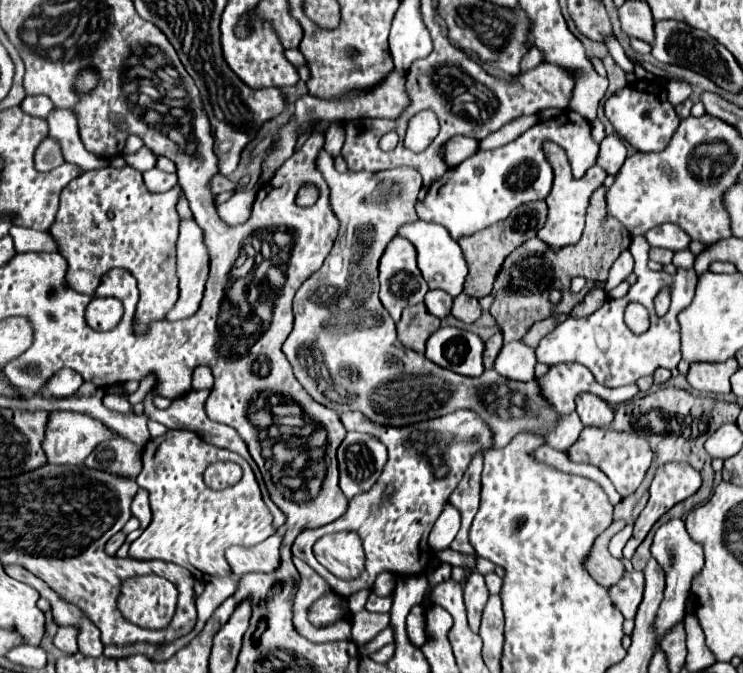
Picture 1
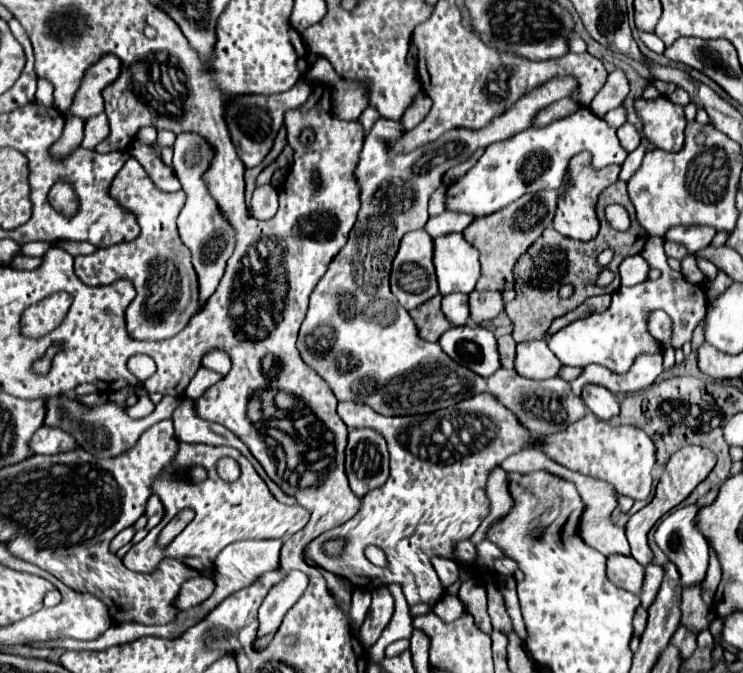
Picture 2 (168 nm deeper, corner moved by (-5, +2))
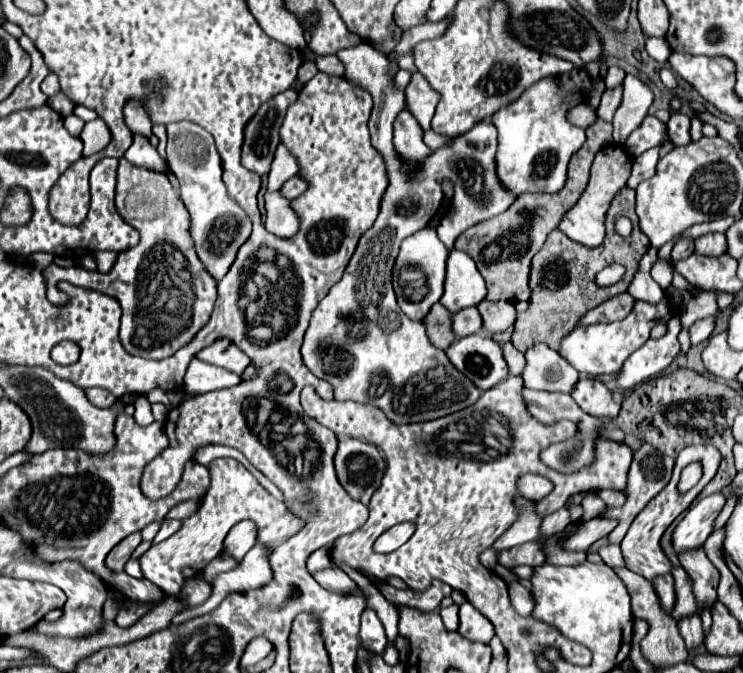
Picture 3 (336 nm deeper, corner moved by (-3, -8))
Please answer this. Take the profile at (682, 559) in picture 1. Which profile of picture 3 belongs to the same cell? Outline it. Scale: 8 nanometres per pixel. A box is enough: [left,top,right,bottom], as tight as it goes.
[673,491,725,551]

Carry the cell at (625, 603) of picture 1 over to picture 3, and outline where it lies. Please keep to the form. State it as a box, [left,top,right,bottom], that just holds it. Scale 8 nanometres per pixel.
[653,573,675,611]

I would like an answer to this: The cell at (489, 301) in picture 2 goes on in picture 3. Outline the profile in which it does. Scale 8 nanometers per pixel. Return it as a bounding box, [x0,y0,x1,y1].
[479,301,517,333]

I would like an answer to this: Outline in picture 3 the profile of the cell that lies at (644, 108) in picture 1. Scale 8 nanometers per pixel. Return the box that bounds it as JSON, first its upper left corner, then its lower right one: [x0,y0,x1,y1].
[669,113,691,145]

